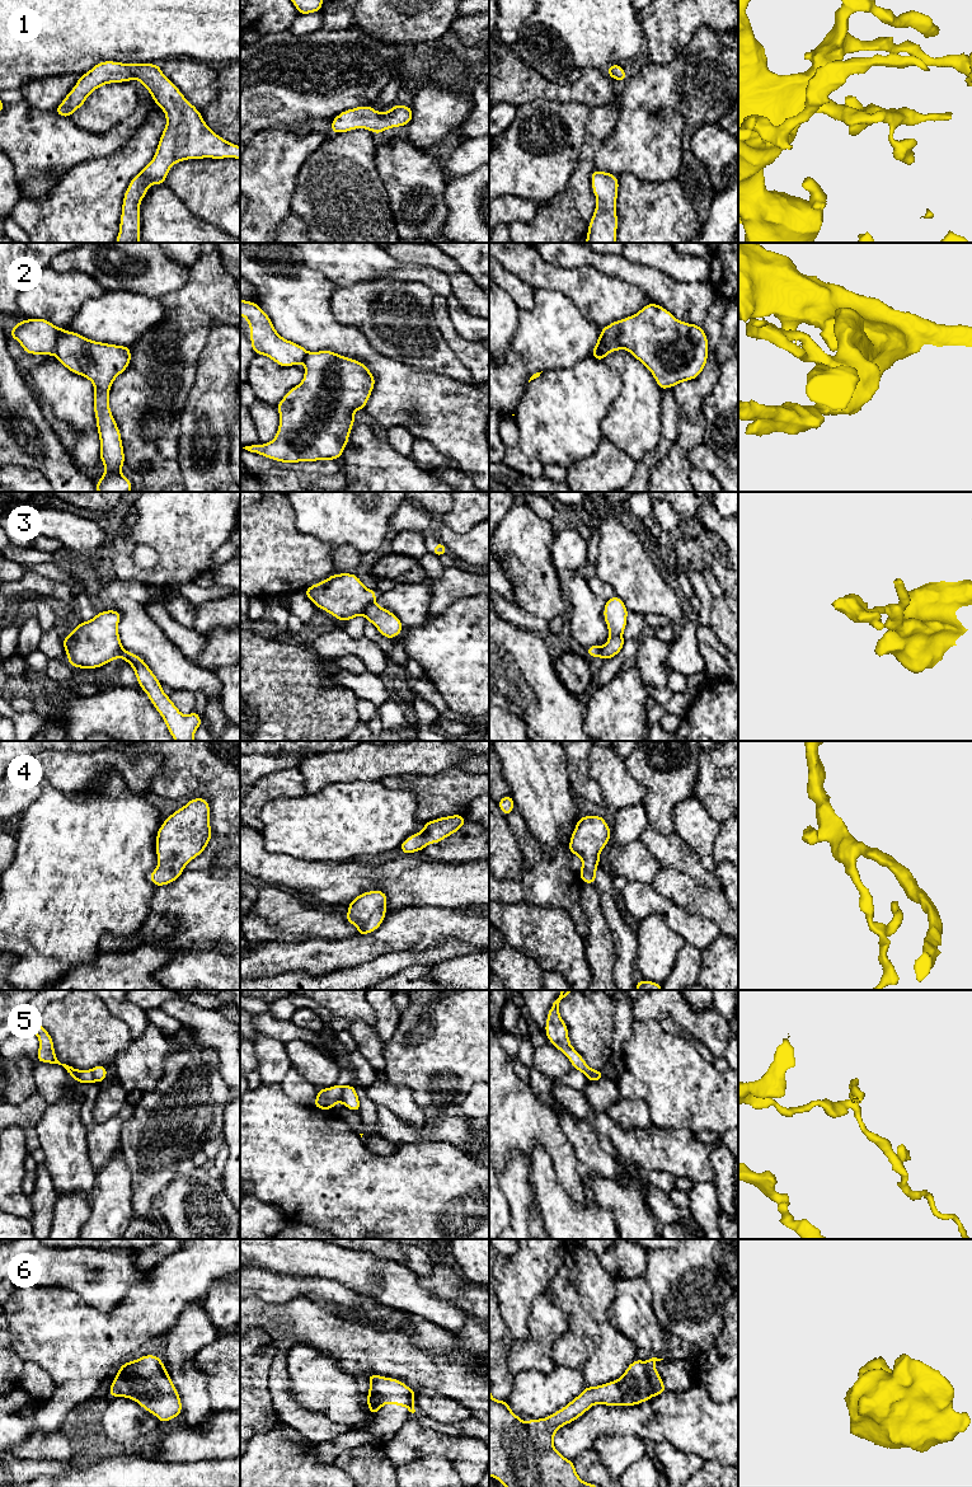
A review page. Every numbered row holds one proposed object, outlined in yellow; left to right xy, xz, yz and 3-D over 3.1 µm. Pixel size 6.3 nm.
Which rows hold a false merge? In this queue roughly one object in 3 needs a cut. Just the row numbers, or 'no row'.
2, 3, 5

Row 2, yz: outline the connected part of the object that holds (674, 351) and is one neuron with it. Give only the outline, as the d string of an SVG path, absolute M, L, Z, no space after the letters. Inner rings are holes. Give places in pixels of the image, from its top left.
M656 302L647 304L631 316L612 322L604 332L598 352L591 353L591 357L604 361L610 352L626 350L652 372L662 391L668 386L675 388L680 383L696 379L708 361L709 343L701 325L677 320Z

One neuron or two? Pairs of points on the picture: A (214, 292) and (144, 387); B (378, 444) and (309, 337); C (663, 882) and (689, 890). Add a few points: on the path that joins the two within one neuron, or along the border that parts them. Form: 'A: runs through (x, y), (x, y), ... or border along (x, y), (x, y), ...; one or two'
A: runs through (205, 317), (202, 329), (168, 364); one
B: border along (365, 409), (385, 430); two
C: runs through (670, 883), (682, 890); one

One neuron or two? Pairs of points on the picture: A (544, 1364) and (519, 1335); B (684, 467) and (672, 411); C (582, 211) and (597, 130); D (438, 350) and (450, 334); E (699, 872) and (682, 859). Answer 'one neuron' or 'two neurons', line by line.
A: two neurons
B: two neurons
C: one neuron
D: two neurons
E: one neuron

